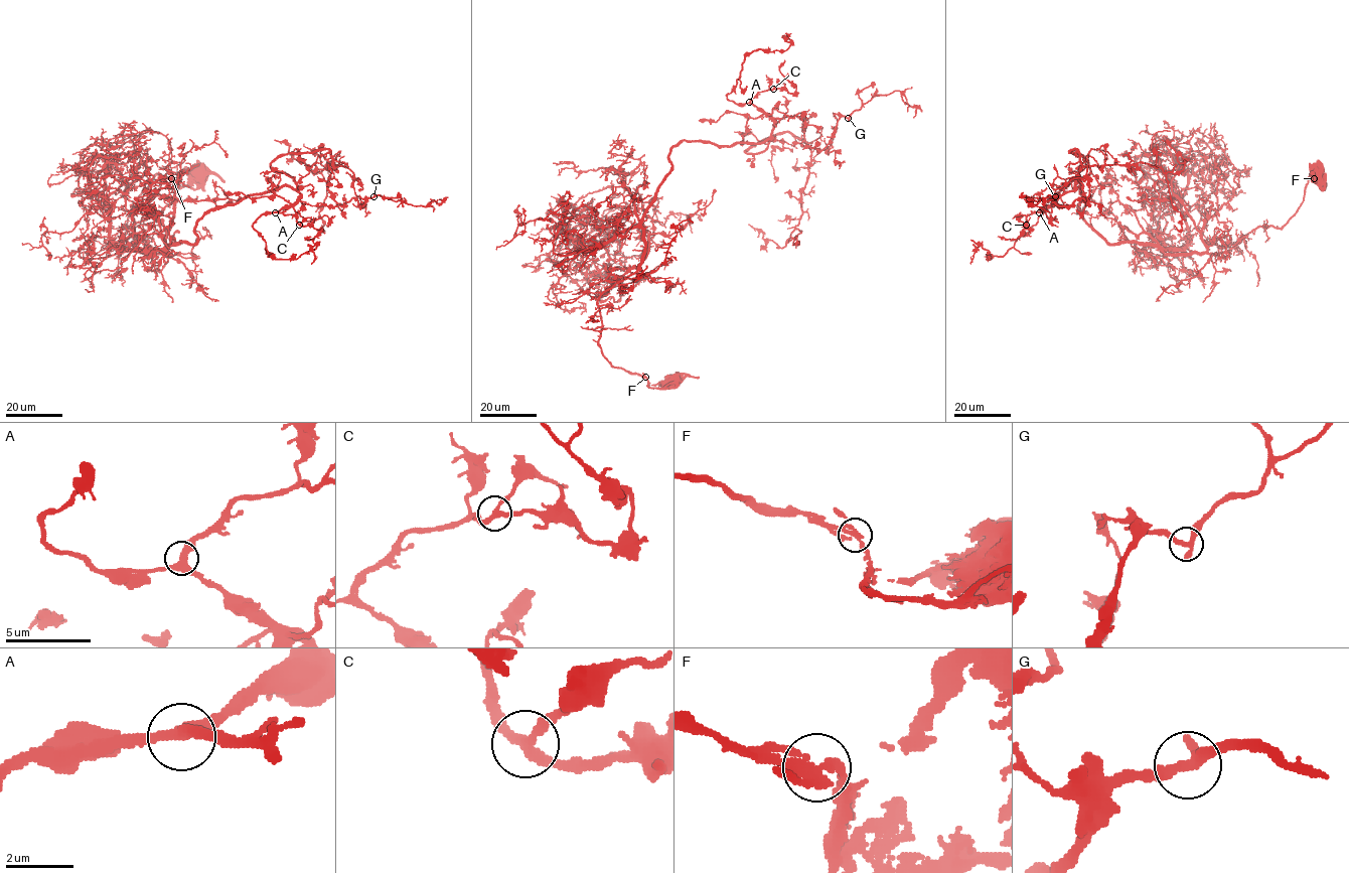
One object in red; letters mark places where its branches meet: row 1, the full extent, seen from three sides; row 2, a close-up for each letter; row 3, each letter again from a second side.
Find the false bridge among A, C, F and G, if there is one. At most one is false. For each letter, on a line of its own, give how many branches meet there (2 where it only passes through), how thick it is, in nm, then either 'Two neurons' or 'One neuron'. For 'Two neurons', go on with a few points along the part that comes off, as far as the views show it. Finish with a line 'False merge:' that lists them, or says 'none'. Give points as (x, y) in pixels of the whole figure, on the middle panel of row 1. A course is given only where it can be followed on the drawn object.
A: Branches: 3. Thickness 320 nm. One neuron
C: Branches: 3. Thickness 280 nm. One neuron
F: Branches: 3. Thickness 260 nm. One neuron
G: Branches: 3. Thickness 280 nm. One neuron
False merge: none

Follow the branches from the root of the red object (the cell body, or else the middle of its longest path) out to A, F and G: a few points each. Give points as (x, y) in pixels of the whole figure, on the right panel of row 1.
A: (1318, 170), (1326, 185), (1311, 174), (1281, 228), (1223, 252), (1108, 243), (1077, 212), (1080, 186), (1039, 212)
F: (1318, 170), (1321, 170), (1326, 185), (1314, 178)
G: (1318, 170), (1281, 228), (1217, 253), (1106, 242), (1077, 212), (1075, 149), (1087, 203), (1055, 196)

